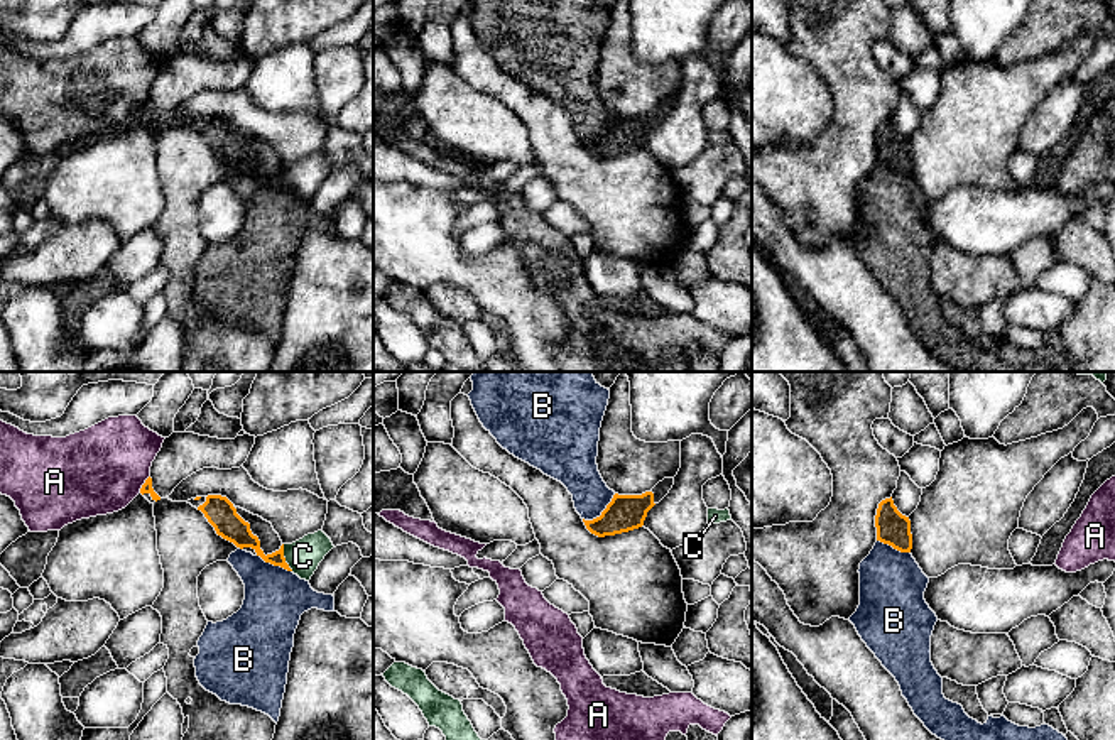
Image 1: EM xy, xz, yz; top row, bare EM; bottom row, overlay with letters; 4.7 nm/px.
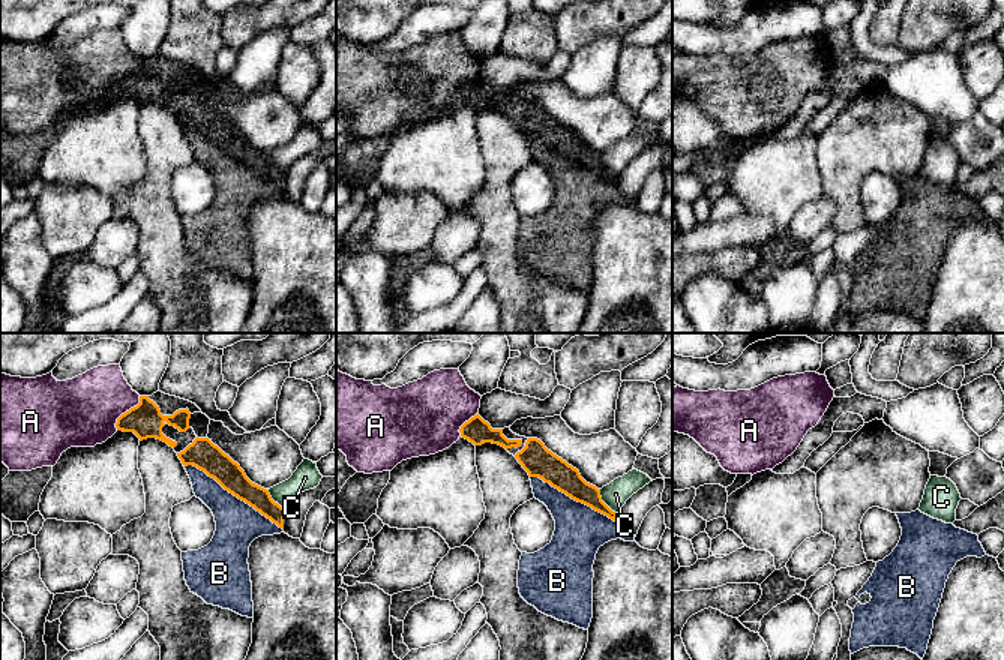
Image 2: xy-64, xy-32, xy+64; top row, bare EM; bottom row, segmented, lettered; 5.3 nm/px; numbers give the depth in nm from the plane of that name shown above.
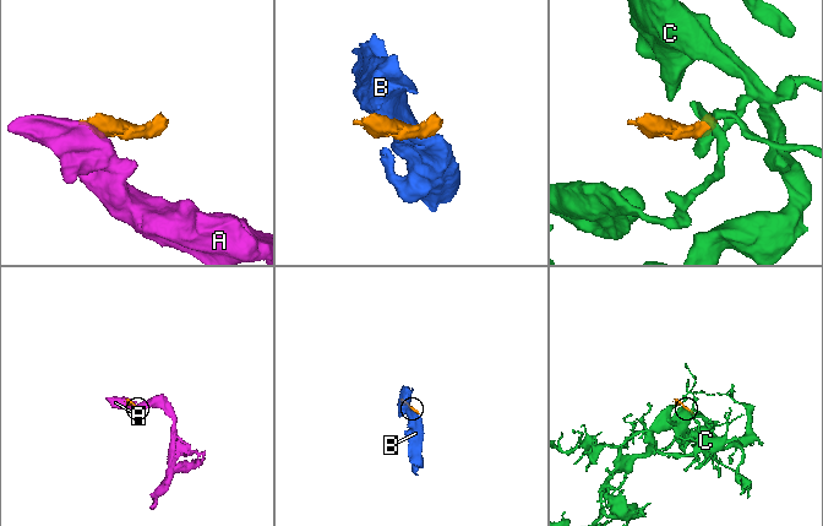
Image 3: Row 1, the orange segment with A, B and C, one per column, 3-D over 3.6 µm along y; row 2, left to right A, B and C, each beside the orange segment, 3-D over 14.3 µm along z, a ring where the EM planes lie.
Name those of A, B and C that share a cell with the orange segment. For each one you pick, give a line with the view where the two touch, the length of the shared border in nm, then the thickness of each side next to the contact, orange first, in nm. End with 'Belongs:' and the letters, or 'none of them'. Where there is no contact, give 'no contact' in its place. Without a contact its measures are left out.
Belongs: none of them

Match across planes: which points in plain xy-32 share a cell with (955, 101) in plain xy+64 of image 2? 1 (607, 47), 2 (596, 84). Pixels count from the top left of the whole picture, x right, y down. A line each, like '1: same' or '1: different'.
1: same
2: same

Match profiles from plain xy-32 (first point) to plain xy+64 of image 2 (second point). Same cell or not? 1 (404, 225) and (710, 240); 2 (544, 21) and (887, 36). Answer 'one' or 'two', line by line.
1: one
2: one

